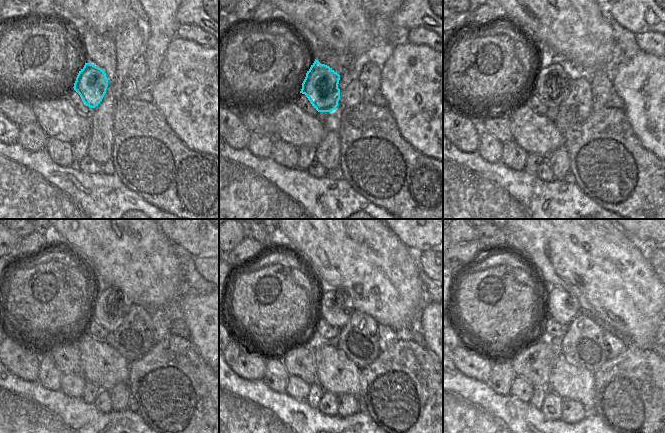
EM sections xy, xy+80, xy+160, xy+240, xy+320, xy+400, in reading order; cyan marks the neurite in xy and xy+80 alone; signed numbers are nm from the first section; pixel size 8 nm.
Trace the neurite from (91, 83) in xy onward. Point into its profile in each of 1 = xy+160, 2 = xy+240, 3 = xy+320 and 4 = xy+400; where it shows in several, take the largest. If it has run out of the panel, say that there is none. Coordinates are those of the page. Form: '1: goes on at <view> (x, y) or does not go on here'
1: goes on at xy+160 (551, 73)
2: goes on at xy+240 (106, 300)
3: goes on at xy+320 (335, 309)
4: goes on at xy+400 (560, 306)

